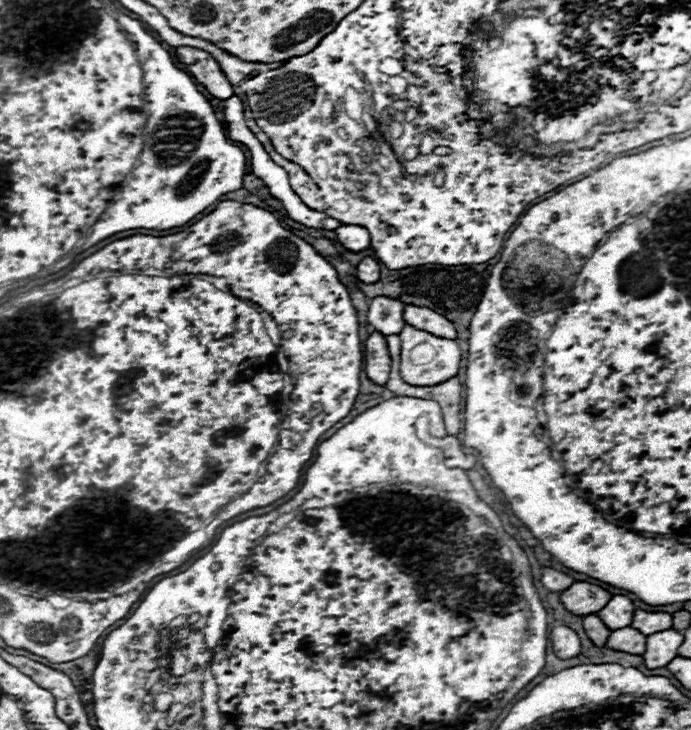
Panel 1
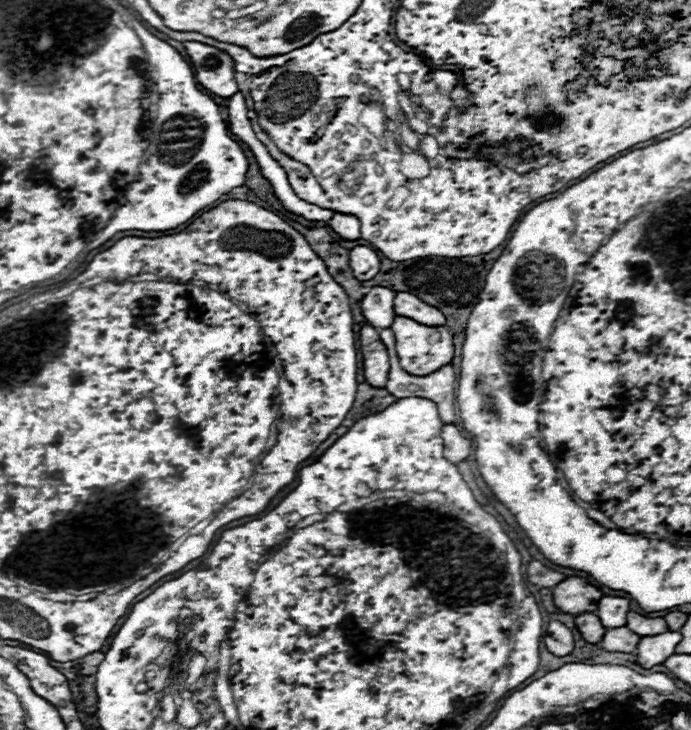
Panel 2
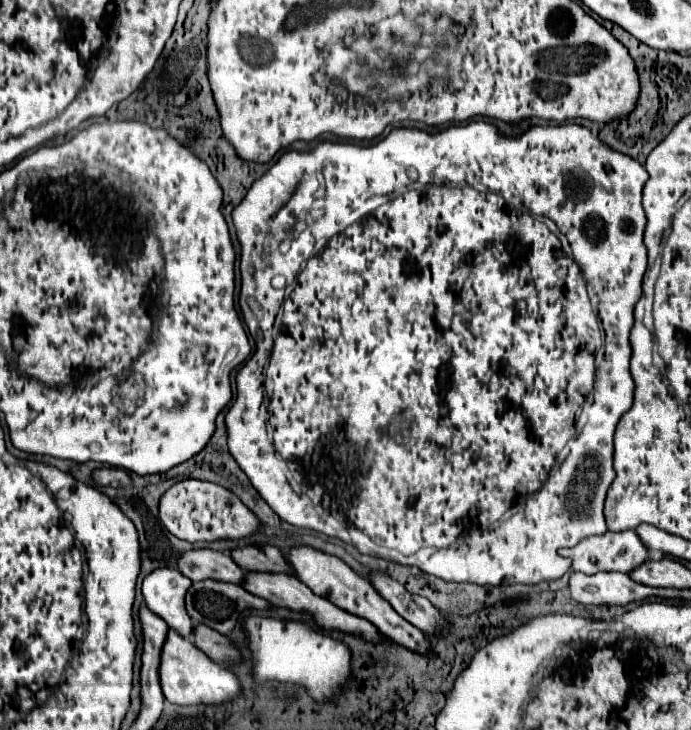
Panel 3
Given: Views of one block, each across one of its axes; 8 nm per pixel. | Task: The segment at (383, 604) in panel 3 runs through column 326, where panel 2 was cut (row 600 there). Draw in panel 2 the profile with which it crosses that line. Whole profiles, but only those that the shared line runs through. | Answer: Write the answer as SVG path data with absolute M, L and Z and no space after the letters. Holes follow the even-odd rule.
M570 576L562 584L552 588L552 596L554 596L554 604L562 612L582 614L582 612L594 612L604 594L584 578Z

